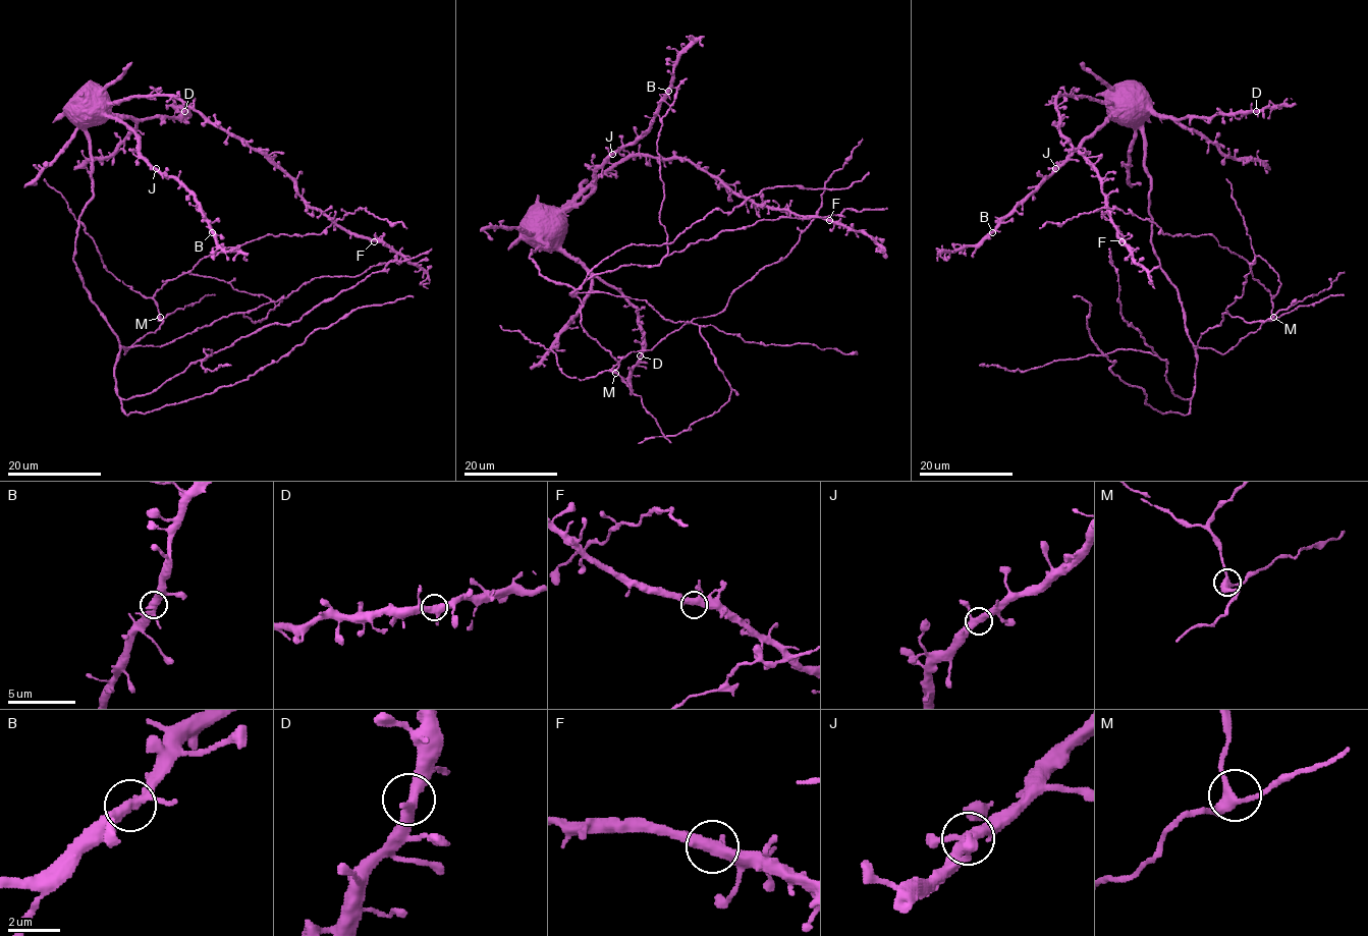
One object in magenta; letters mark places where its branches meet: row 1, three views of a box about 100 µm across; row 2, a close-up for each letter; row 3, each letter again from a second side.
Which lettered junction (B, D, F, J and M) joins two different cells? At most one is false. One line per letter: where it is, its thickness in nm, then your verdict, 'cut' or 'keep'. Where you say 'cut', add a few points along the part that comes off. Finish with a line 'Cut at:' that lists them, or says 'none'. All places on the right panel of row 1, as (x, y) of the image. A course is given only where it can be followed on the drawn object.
B: at (992, 232); 360 nm thick; keep
D: at (1256, 111); 380 nm thick; keep
F: at (1122, 241); 400 nm thick; keep
J: at (1055, 168); 360 nm thick; keep
M: at (1273, 317); 320 nm thick; keep
Cut at: none

